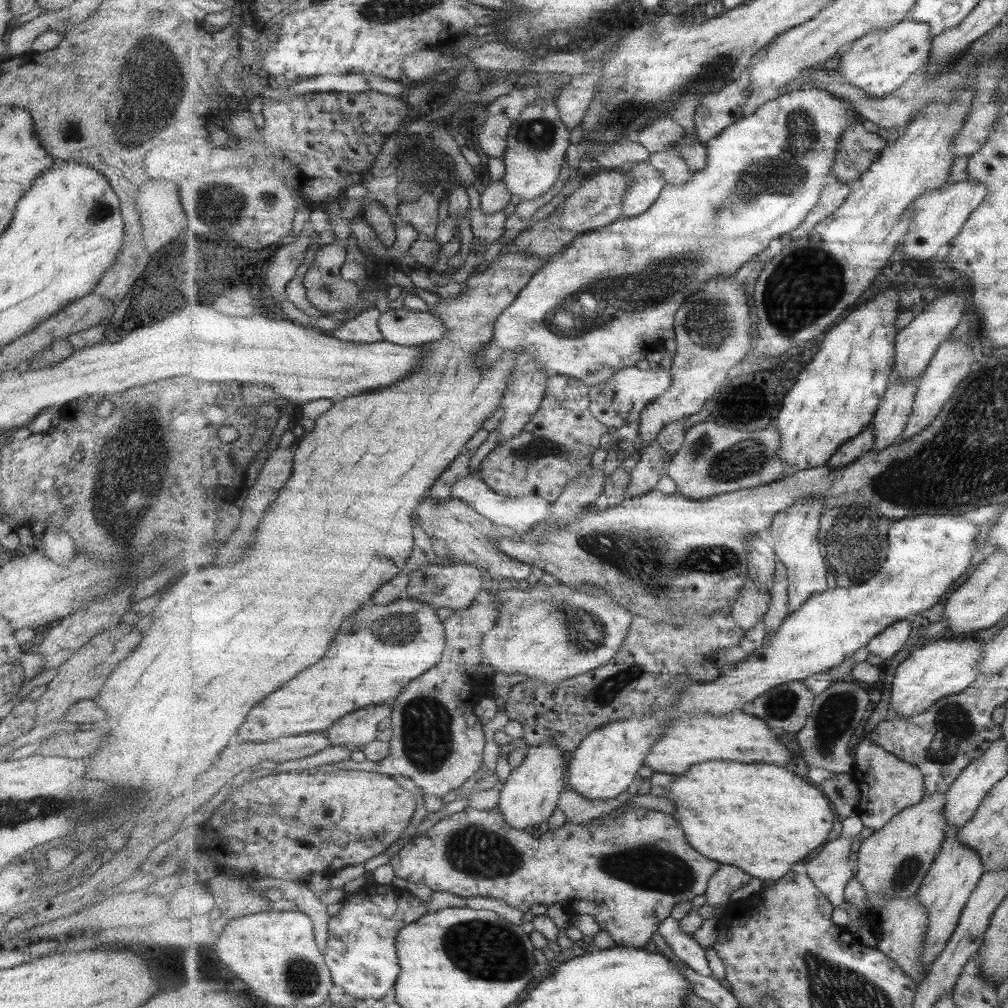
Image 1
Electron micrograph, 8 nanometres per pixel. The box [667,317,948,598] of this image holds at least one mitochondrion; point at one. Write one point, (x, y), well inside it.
(856, 544)

